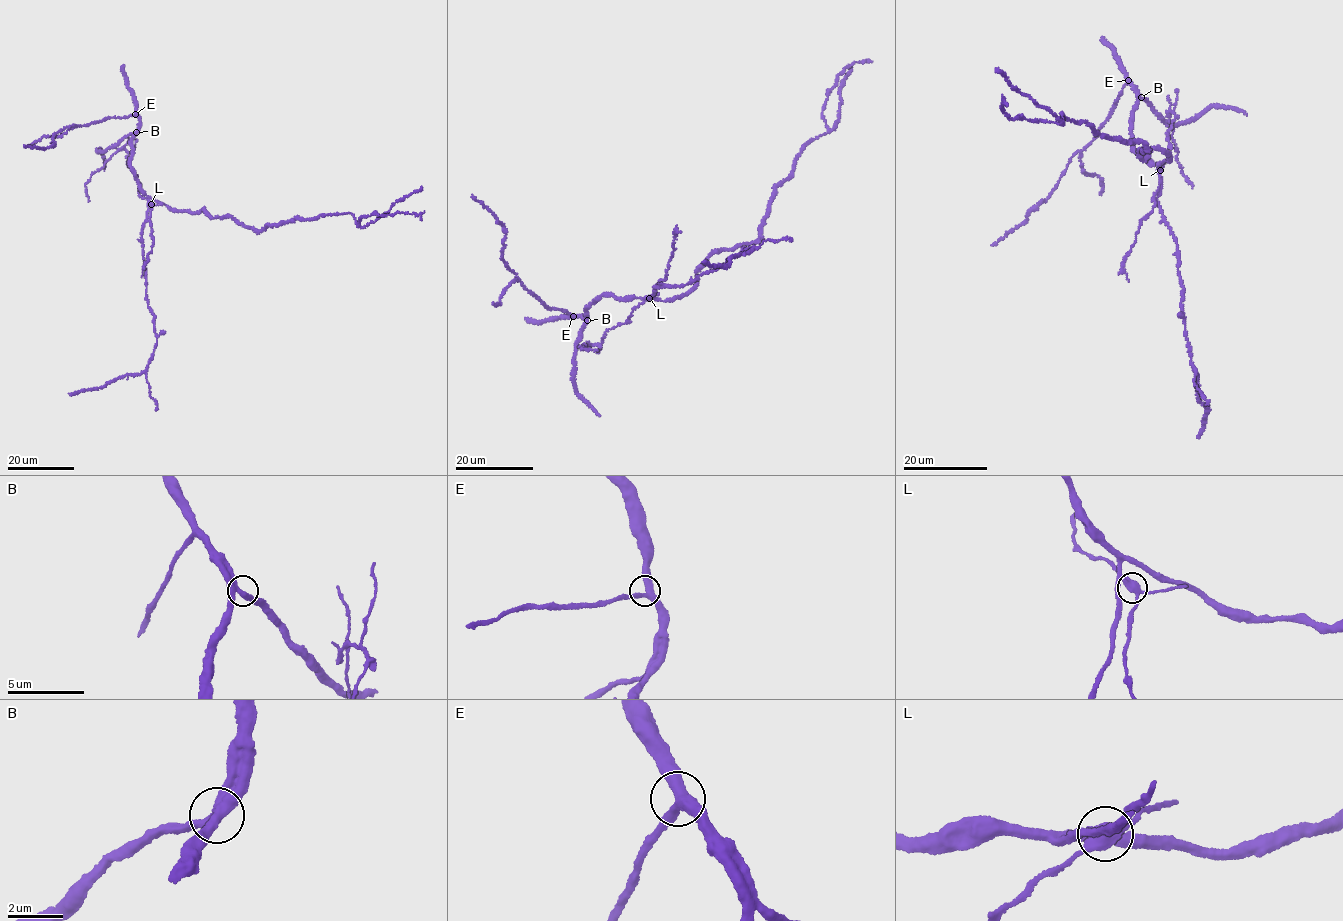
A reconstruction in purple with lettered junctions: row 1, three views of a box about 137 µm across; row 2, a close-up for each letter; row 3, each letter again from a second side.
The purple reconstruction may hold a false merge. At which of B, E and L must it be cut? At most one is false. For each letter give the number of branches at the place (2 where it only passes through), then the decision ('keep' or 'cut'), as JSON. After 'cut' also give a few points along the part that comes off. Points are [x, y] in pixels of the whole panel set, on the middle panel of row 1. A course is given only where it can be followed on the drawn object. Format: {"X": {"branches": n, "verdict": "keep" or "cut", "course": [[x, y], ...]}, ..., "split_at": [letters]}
{"B": {"branches": 3, "verdict": "keep"}, "E": {"branches": 3, "verdict": "keep"}, "L": {"branches": 4, "verdict": "cut", "course": [[648, 298], [626, 321], [606, 332], [599, 345], [589, 343], [580, 347], [598, 350]]}, "split_at": ["L"]}

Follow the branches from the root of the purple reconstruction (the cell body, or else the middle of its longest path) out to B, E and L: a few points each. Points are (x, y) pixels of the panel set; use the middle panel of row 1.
B: (682, 296), (666, 300), (602, 296), (585, 310), (587, 320)
E: (682, 296), (666, 300), (602, 296), (585, 310), (584, 318), (573, 316)
L: (682, 296), (666, 300), (643, 299), (648, 298)

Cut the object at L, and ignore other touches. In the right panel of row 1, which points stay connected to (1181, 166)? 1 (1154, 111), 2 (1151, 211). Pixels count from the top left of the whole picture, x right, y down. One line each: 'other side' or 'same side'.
1: other side
2: same side

